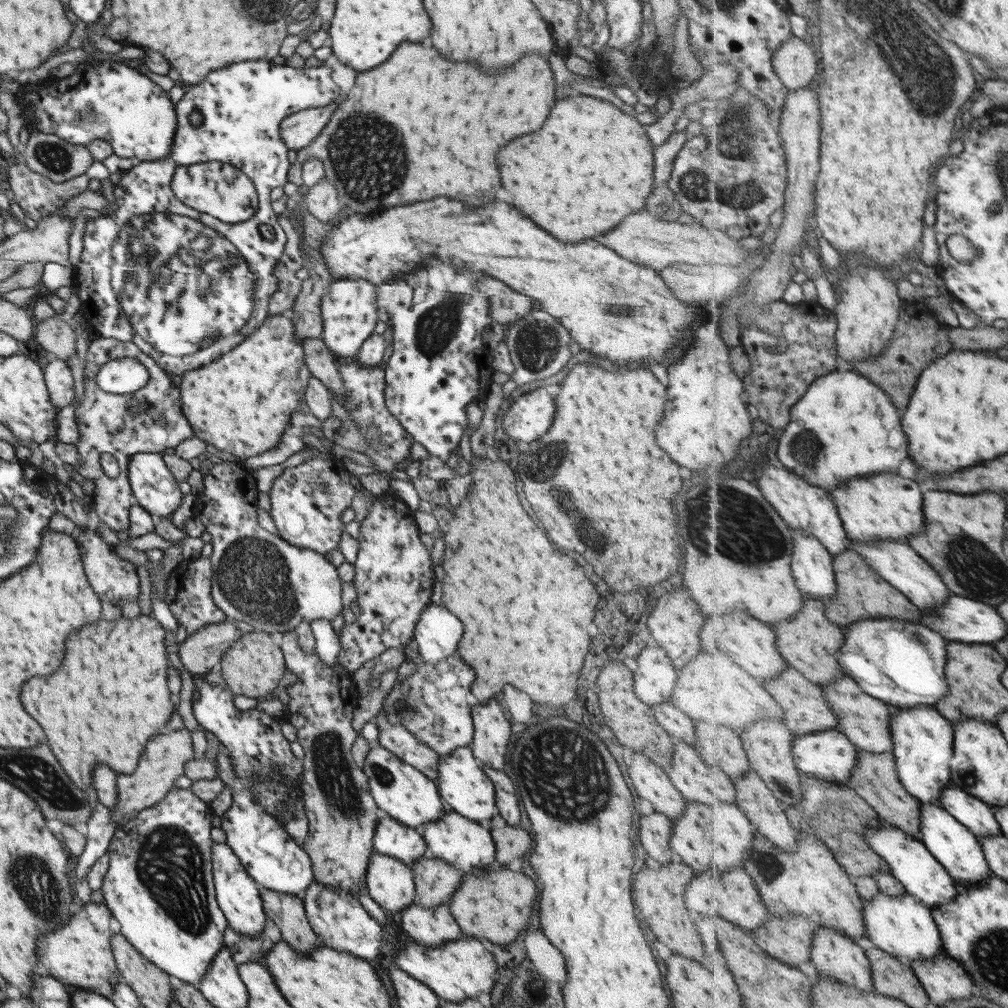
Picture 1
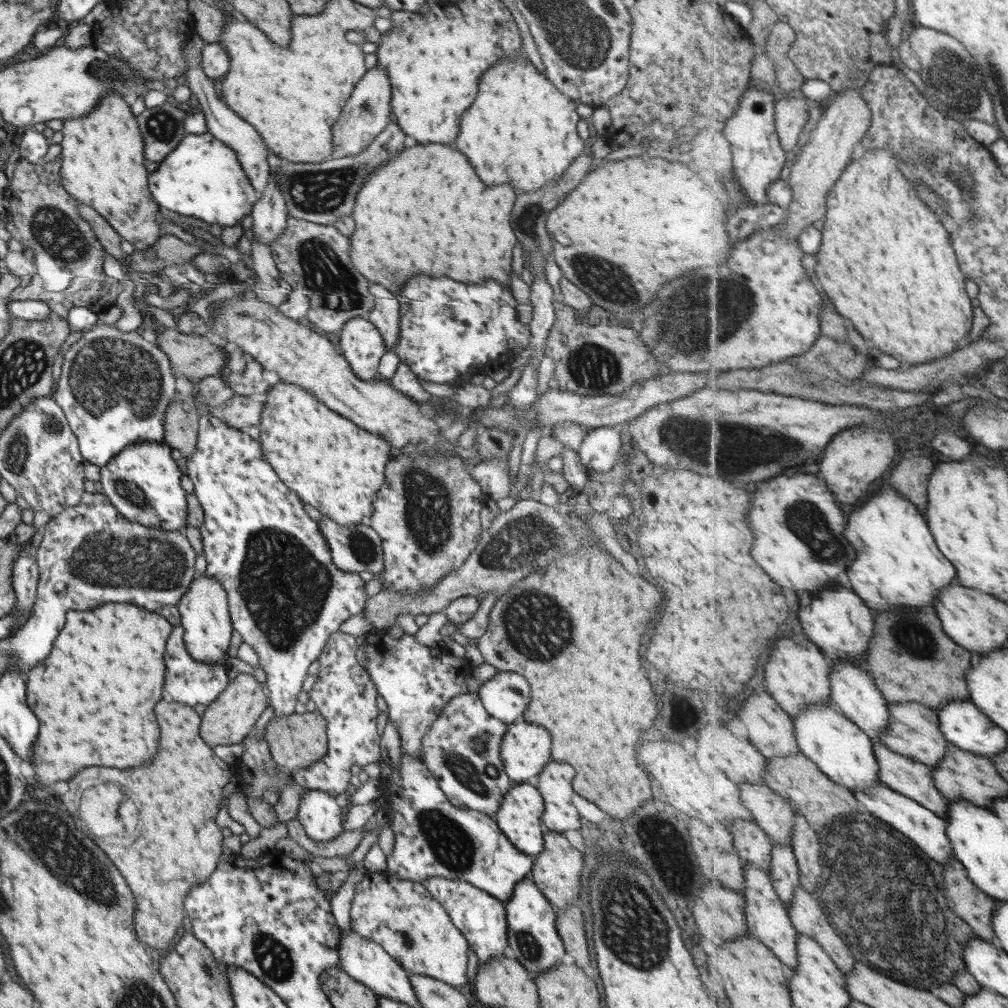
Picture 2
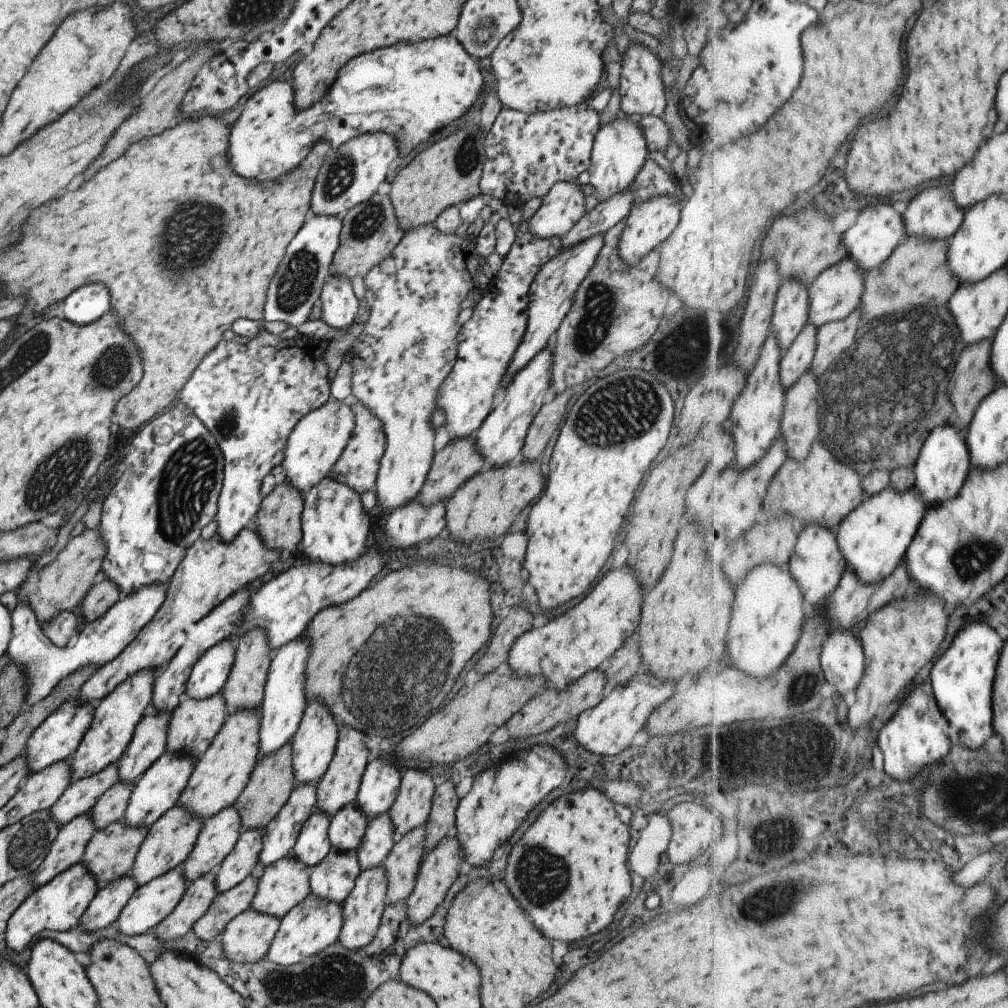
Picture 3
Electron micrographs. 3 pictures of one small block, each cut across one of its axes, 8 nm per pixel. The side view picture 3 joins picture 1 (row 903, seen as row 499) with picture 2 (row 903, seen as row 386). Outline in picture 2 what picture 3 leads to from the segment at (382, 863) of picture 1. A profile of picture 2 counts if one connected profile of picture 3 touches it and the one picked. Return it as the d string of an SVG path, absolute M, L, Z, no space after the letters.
M384 872L365 873L355 885L349 914L350 929L380 944L409 974L431 977L455 989L466 984L467 941L420 882L399 880Z

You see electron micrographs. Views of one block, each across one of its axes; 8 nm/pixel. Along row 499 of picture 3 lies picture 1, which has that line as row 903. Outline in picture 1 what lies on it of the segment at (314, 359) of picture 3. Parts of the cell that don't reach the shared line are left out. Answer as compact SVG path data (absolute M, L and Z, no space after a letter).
M214 842L211 844L211 876L216 903L227 919L228 926L235 934L253 939L255 934L263 930L263 922L266 917L262 911L259 887L246 873L245 867L241 866L229 845Z

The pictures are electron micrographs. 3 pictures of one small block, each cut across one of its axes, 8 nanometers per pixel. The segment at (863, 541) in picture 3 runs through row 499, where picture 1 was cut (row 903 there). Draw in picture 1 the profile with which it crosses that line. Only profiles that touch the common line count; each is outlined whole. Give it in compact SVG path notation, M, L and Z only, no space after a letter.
M879 892L873 900L864 900L863 915L867 925L868 938L881 950L893 954L907 963L933 960L945 951L941 931L932 909L925 906L917 897L907 893L903 896L889 896Z

